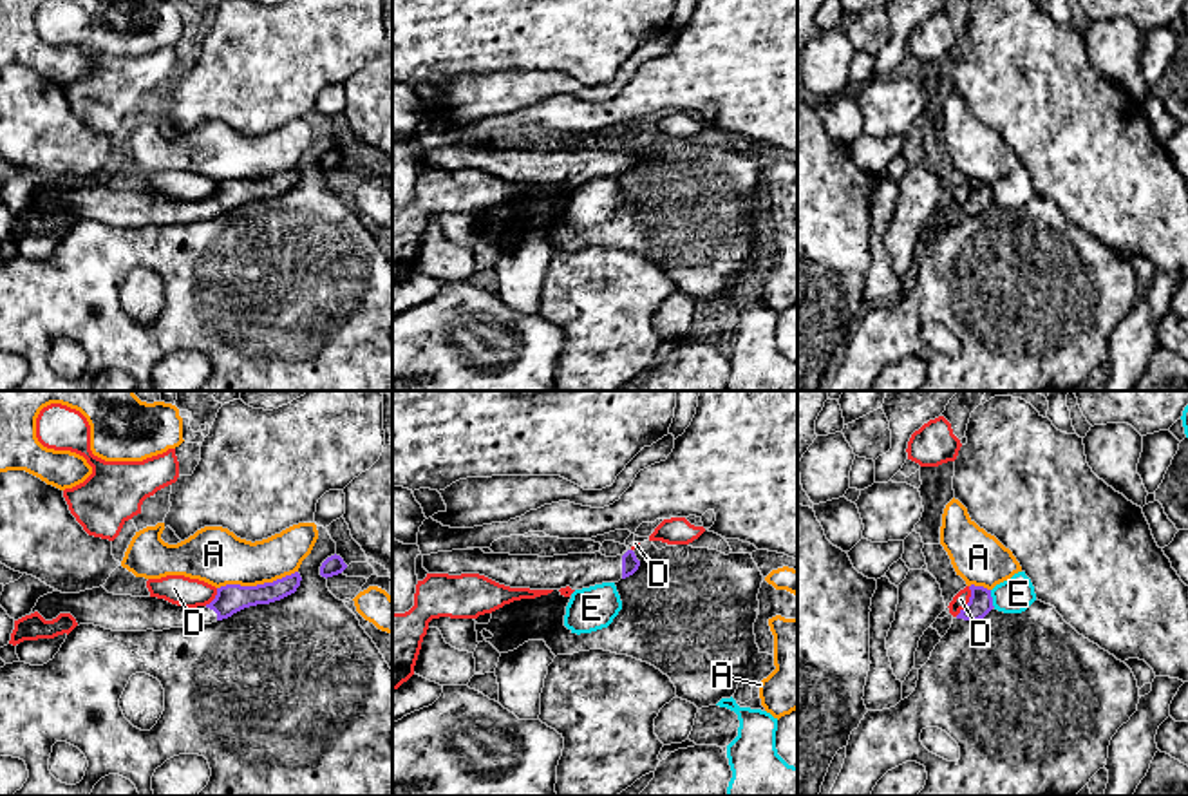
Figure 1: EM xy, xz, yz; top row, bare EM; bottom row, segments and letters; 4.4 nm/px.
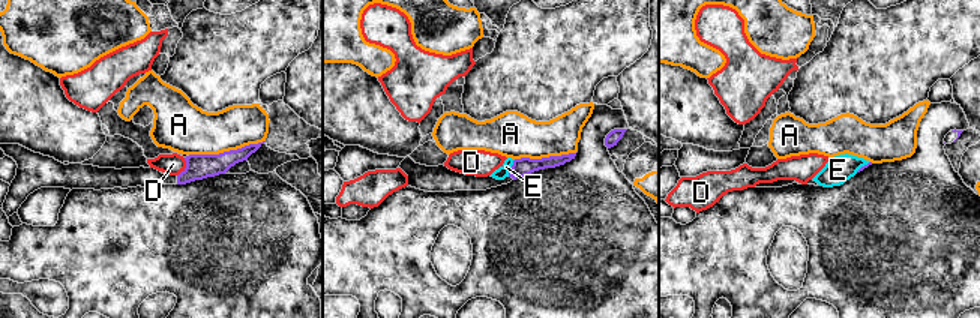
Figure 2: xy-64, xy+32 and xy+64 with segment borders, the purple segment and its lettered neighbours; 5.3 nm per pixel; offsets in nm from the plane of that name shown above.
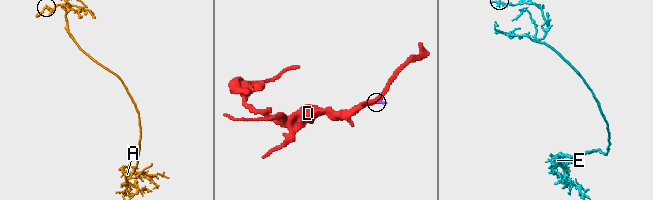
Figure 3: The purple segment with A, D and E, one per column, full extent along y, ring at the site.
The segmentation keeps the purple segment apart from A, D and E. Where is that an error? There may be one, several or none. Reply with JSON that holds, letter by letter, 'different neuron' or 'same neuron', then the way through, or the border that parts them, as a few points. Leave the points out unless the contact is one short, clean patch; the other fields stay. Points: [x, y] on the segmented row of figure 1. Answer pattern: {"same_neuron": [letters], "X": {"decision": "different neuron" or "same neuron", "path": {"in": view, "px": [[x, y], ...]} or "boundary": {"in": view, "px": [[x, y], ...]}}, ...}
{"same_neuron": [], "A": {"decision": "different neuron"}, "D": {"decision": "different neuron", "boundary": {"in": "yz", "px": [[970, 587], [970, 601], [955, 615]]}}, "E": {"decision": "different neuron", "boundary": {"in": "yz", "px": [[990, 590], [995, 606]]}}}

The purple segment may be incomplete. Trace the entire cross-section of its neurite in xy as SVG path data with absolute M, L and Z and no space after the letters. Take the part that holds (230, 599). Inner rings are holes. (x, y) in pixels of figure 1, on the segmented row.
M295 572L273 583L264 583L257 586L226 584L217 588L217 595L210 604L197 608L177 606L157 597L114 595L108 593L103 586L85 590L80 593L52 592L40 597L31 613L38 611L45 621L52 621L60 613L71 613L76 619L78 626L94 624L112 631L146 631L146 630L163 631L170 628L195 628L228 619L233 613L250 606L280 601L295 593L297 588L300 586L300 581L302 581L300 573Z

